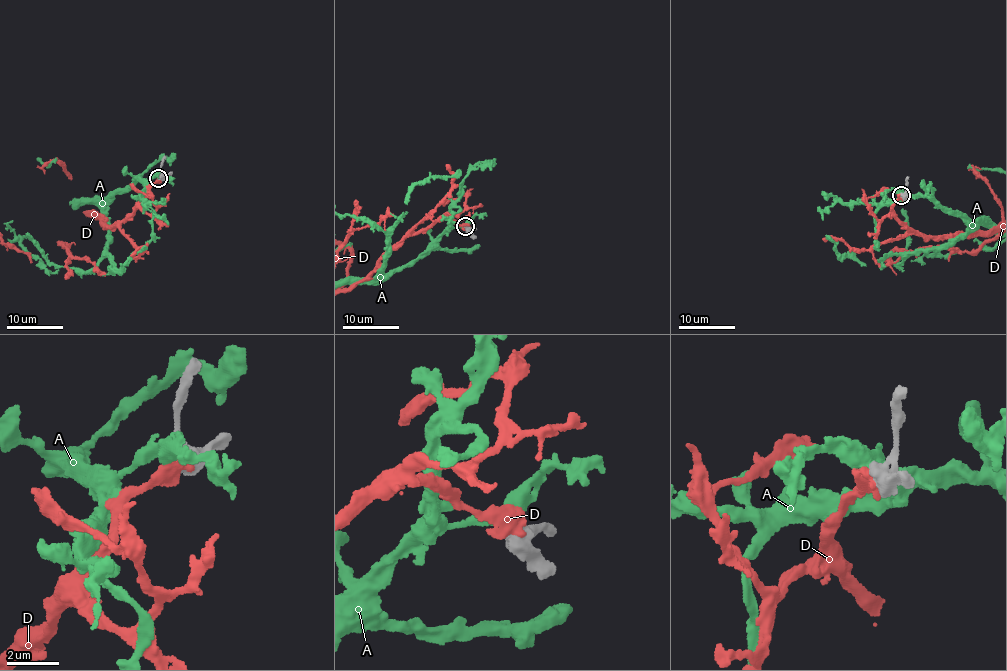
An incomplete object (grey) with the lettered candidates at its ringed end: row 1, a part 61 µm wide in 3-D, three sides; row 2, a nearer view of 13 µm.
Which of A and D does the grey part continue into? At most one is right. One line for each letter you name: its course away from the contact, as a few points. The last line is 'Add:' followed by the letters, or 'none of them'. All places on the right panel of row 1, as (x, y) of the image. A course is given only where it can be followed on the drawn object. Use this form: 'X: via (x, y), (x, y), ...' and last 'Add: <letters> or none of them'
Add: none of them

